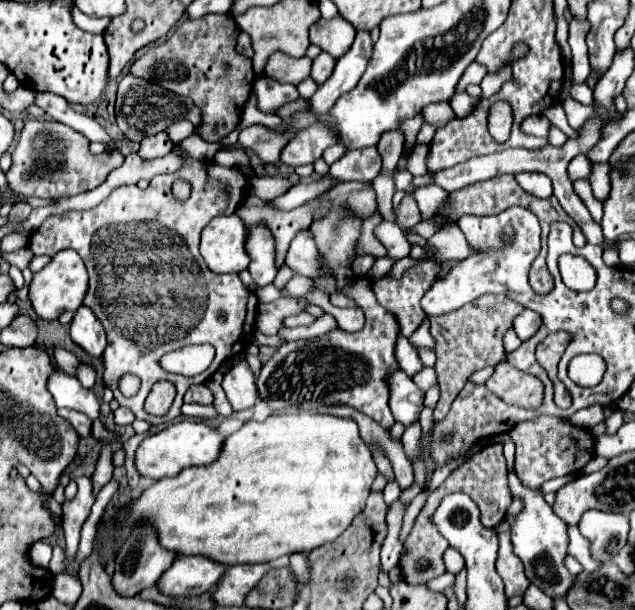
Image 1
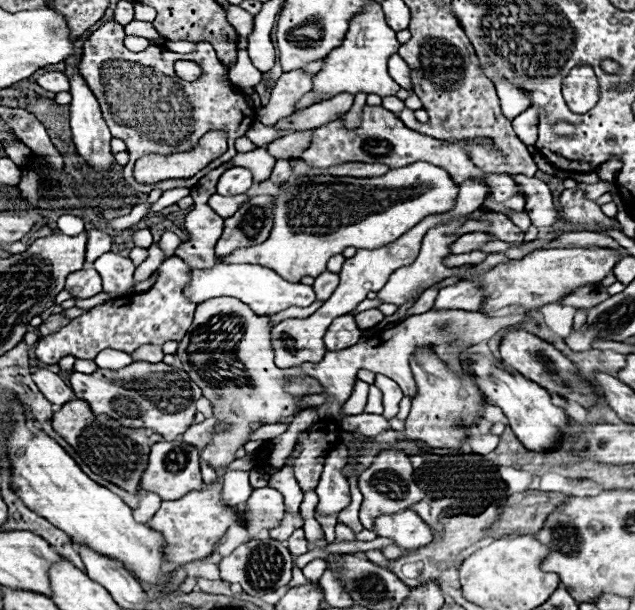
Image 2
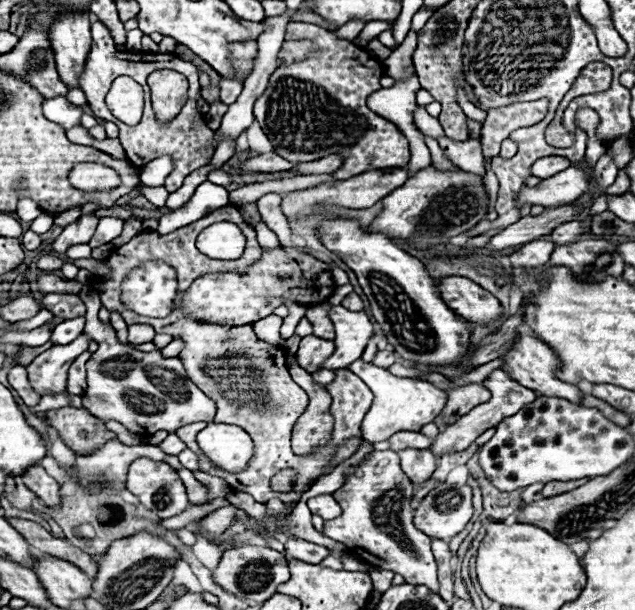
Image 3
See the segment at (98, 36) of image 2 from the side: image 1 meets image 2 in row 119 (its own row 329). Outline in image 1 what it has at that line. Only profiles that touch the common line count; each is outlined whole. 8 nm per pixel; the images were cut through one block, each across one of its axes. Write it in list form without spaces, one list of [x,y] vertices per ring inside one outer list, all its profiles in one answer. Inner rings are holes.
[[[182,154],[182,156],[186,158],[186,164],[184,164],[182,170],[178,170],[176,174],[154,176],[154,178],[150,180],[150,184],[148,184],[146,190],[140,190],[138,186],[120,186],[120,188],[114,190],[104,202],[100,202],[96,208],[90,208],[90,210],[70,210],[70,212],[64,212],[64,214],[52,214],[52,216],[48,216],[48,218],[44,220],[44,224],[42,224],[36,232],[30,234],[30,242],[28,242],[28,248],[30,248],[34,254],[54,256],[54,254],[60,252],[62,248],[72,248],[72,250],[76,250],[76,252],[82,256],[82,260],[84,260],[84,264],[86,264],[86,270],[88,270],[88,276],[90,276],[88,292],[86,292],[86,298],[84,298],[84,306],[88,306],[88,308],[98,316],[98,320],[100,320],[102,326],[104,326],[108,344],[110,344],[110,346],[106,346],[106,352],[104,352],[102,384],[114,392],[114,400],[116,400],[120,406],[130,408],[138,420],[146,420],[146,422],[150,422],[150,424],[162,424],[162,422],[170,422],[170,420],[178,418],[178,416],[182,414],[182,412],[180,412],[180,406],[182,406],[182,396],[184,396],[184,392],[186,392],[192,384],[202,384],[202,382],[206,382],[226,360],[230,360],[230,358],[234,358],[236,354],[240,354],[242,350],[246,350],[246,348],[244,348],[244,340],[246,340],[246,344],[248,344],[250,338],[252,338],[252,334],[254,334],[256,308],[258,308],[258,298],[256,298],[248,288],[244,288],[244,284],[240,282],[240,278],[238,278],[236,274],[214,274],[214,272],[210,272],[208,266],[204,264],[200,252],[198,252],[198,242],[200,242],[200,232],[202,232],[202,228],[206,228],[206,224],[208,224],[214,216],[222,214],[222,212],[224,212],[224,214],[232,214],[234,208],[238,206],[238,198],[240,198],[240,204],[242,204],[242,200],[246,198],[246,178],[244,178],[236,168],[222,168],[222,166],[216,166],[216,164],[208,162],[208,160],[204,162],[204,160],[188,158],[186,154]],[[180,178],[192,184],[192,192],[190,192],[190,196],[188,196],[186,200],[178,200],[178,198],[174,196],[174,192],[172,192],[172,184],[174,184],[176,180],[180,180]],[[190,344],[212,344],[212,346],[216,348],[216,356],[214,356],[214,360],[212,360],[212,364],[210,364],[208,370],[204,370],[204,372],[198,374],[198,376],[188,378],[188,376],[180,376],[180,374],[170,374],[170,372],[166,372],[166,370],[160,366],[160,358],[162,358],[164,354],[168,354],[168,352],[172,352],[172,350],[178,350],[178,348],[184,348],[184,346],[190,346]],[[124,372],[132,372],[132,374],[140,376],[140,380],[142,380],[140,392],[138,392],[136,396],[132,396],[132,398],[124,398],[124,396],[118,392],[118,388],[116,388],[116,382],[118,382],[118,378],[120,378]],[[158,380],[172,380],[172,382],[176,384],[177,390],[176,398],[174,398],[174,404],[172,404],[170,412],[168,412],[166,416],[162,416],[162,418],[156,418],[156,416],[150,416],[150,414],[144,412],[144,400],[146,400],[150,388],[154,386],[154,382],[158,382]]]

